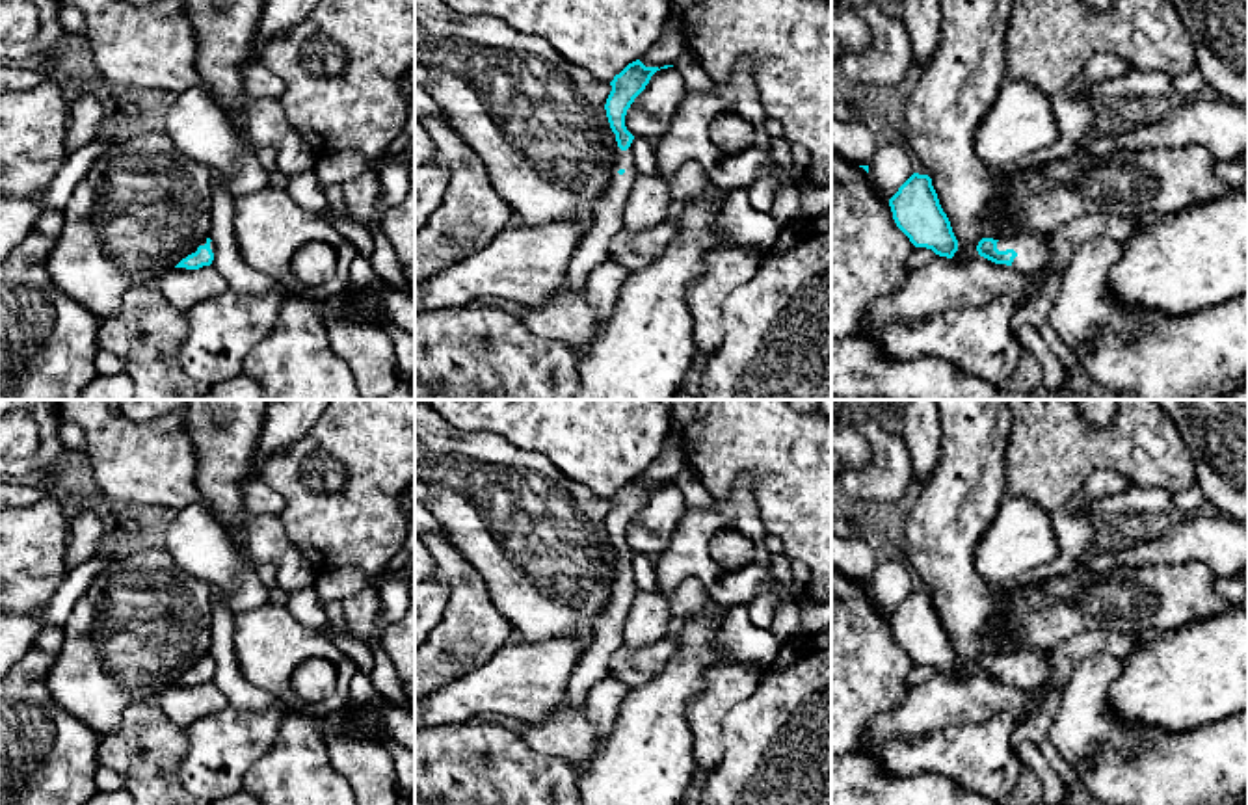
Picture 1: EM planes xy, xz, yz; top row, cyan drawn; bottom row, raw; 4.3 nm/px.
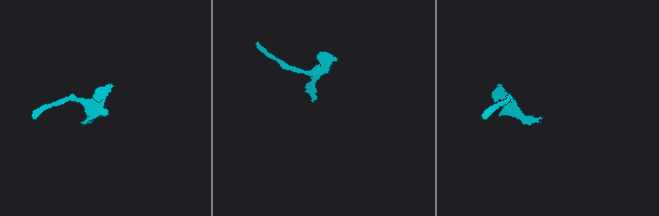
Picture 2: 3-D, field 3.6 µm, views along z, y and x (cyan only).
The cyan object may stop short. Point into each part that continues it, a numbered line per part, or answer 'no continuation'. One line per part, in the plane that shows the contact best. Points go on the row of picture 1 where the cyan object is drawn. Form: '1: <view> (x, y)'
1: yz (1033, 251)

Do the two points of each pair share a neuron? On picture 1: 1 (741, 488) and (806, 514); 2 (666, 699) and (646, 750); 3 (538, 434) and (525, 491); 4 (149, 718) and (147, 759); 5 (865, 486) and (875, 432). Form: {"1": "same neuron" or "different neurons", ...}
{"1": "different neurons", "2": "same neuron", "3": "different neurons", "4": "same neuron", "5": "same neuron"}

